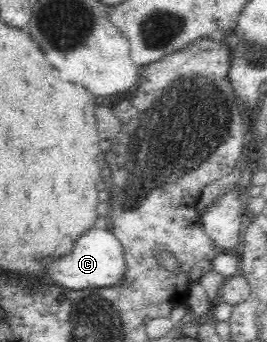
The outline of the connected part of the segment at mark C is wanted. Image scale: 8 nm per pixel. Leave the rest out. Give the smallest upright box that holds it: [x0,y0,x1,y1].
[42,227,124,290]

